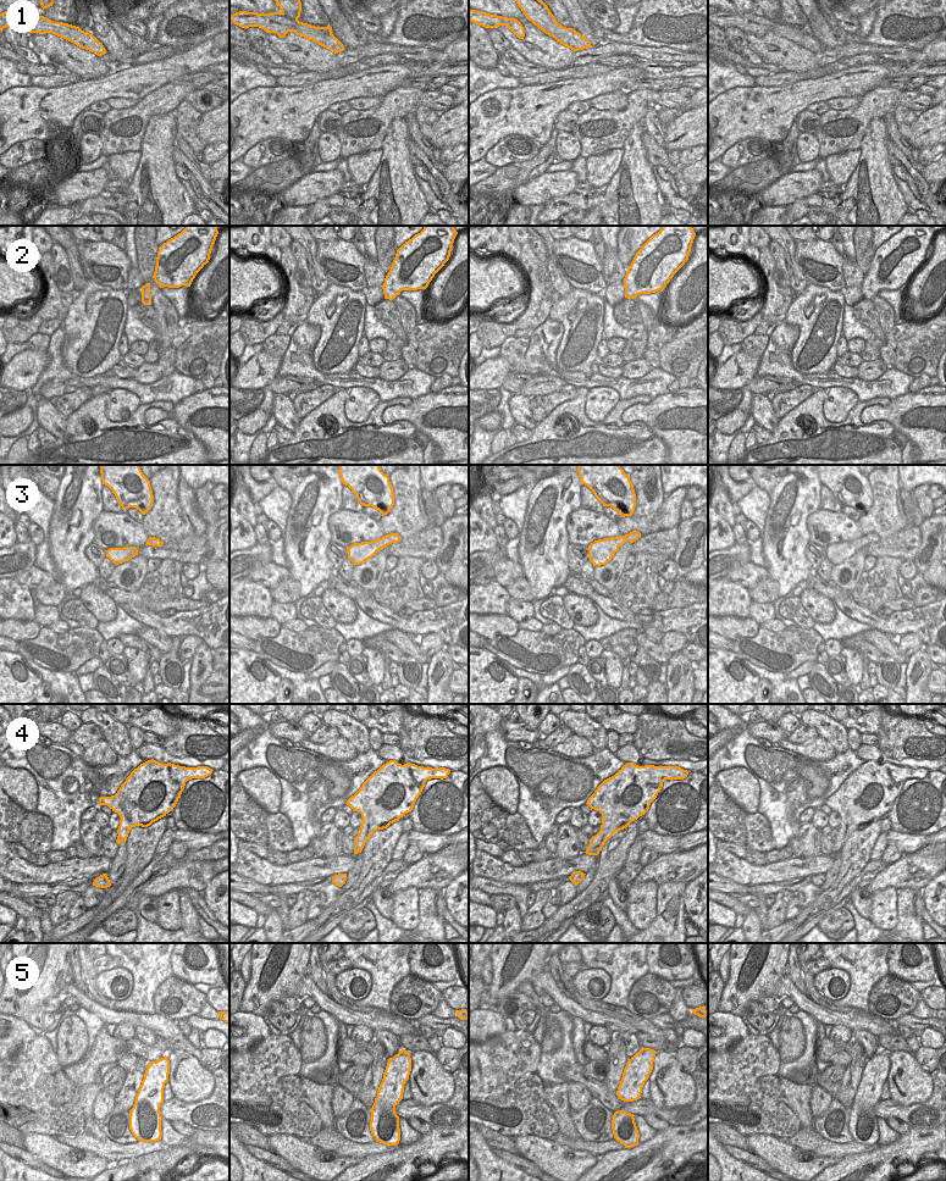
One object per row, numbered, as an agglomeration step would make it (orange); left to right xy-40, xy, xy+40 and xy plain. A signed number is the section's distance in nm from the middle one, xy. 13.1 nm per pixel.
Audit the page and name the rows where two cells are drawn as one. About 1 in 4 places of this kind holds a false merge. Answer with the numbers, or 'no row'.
1

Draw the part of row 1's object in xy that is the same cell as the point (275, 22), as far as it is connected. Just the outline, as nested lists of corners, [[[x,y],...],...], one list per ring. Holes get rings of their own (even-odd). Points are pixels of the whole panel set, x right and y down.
[[[239,11],[229,15],[229,21],[242,28],[259,27],[266,33],[275,33],[284,38],[288,32],[304,37],[319,45],[338,54],[344,50],[343,44],[333,37],[330,37],[320,27],[288,18],[283,12],[258,13]]]

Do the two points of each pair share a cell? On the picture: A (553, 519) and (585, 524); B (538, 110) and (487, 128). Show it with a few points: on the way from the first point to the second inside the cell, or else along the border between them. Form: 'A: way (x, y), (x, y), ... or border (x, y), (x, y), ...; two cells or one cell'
A: border (580, 506), (566, 517), (568, 542); two cells
B: way (526, 110), (504, 111), (499, 116); one cell

